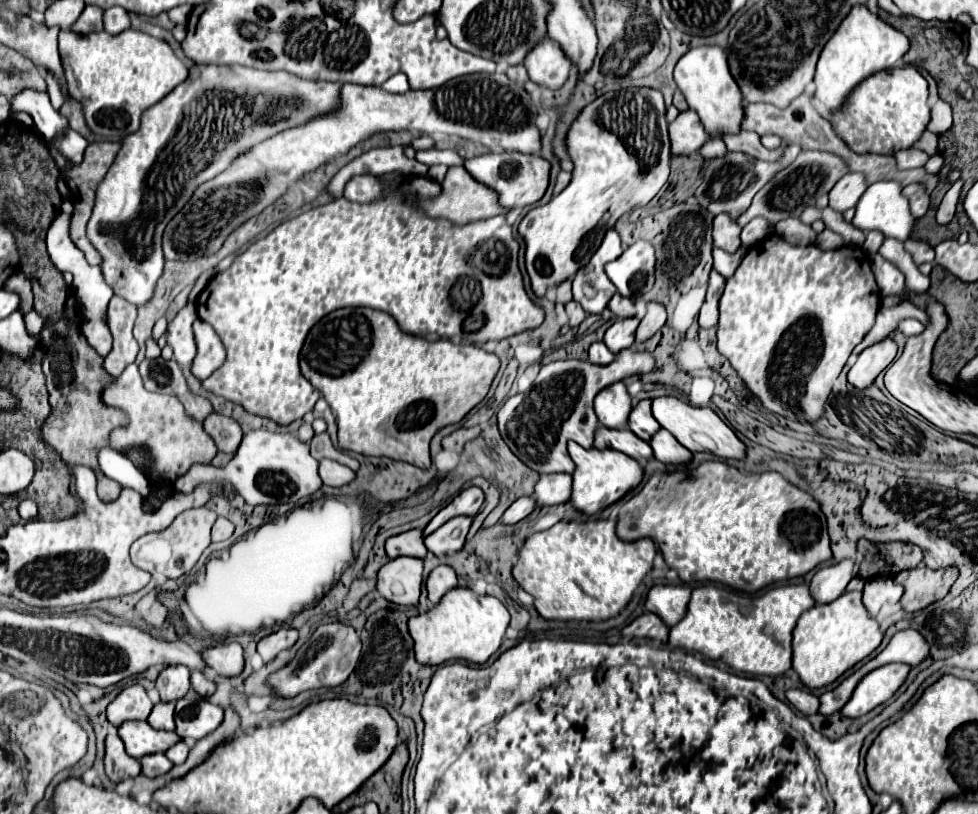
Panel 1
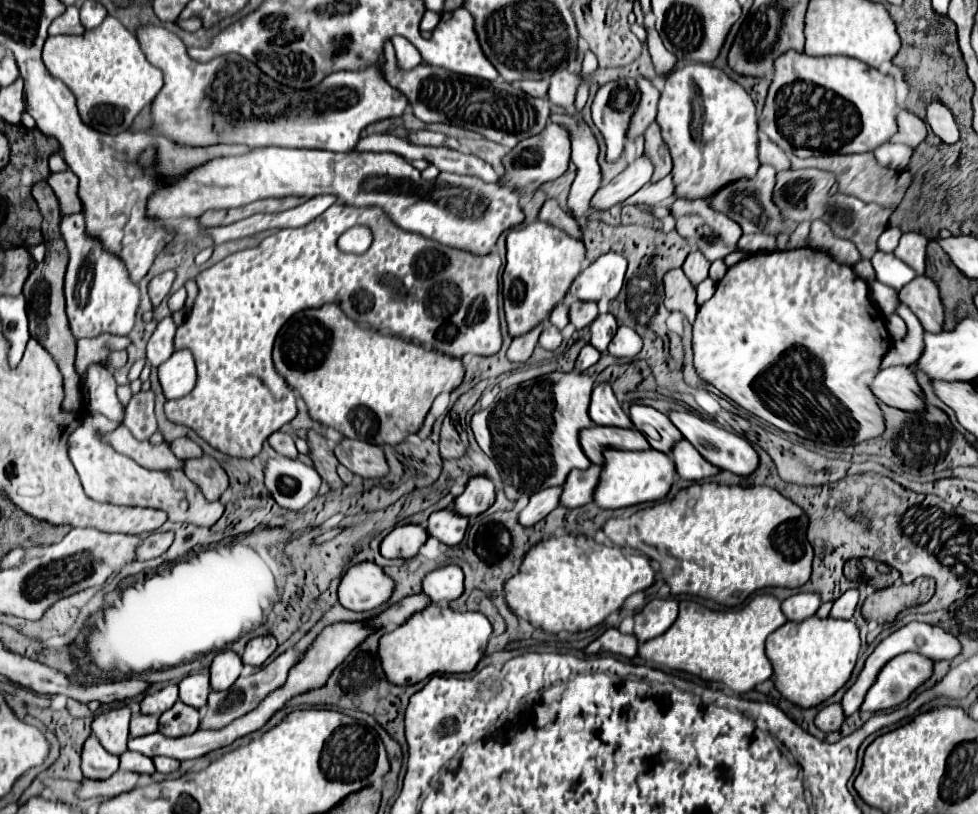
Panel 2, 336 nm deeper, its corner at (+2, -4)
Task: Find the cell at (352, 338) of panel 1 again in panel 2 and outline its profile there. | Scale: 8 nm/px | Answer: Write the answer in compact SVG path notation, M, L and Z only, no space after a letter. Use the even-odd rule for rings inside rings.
M330 303L320 309L304 309L292 315L274 341L272 359L276 371L304 399L314 421L332 427L350 439L362 439L374 445L398 445L410 433L418 433L436 395L456 389L464 379L464 365L460 359L426 351L414 343L422 345L416 339L400 339L362 329L350 321L338 305Z

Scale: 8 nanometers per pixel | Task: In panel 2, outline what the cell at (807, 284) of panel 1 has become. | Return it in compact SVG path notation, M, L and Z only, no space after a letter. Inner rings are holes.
M810 247L804 249L790 249L790 251L772 251L772 253L754 253L748 259L736 263L728 269L728 273L718 281L716 293L698 309L698 315L692 323L692 349L694 349L694 367L700 375L700 379L712 383L720 393L724 393L728 399L750 411L752 415L758 415L760 419L768 421L770 425L794 433L804 439L828 443L828 445L856 445L868 439L876 439L884 433L886 421L884 413L880 409L878 397L872 393L870 383L880 371L880 363L886 357L890 349L890 335L886 329L884 315L870 303L868 299L868 283L860 279L852 267L836 263L830 255L814 251Z

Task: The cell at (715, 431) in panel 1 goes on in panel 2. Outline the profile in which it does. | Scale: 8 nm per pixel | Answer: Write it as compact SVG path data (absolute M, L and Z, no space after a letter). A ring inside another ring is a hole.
M672 411L672 413L668 413L668 417L680 429L684 439L688 439L702 453L702 457L710 459L716 467L726 469L734 475L744 475L744 477L756 471L756 467L760 463L760 457L758 457L756 449L744 437L740 437L736 433L730 433L730 431L726 431L726 429L690 413L690 411Z

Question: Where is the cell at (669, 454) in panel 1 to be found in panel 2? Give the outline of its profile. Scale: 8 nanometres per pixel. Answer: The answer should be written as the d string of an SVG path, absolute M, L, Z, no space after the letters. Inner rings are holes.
M682 439L674 445L670 457L676 463L676 471L682 479L686 481L702 481L706 477L712 477L716 473L720 473L720 469L716 465L712 465L710 461L706 461L690 441Z

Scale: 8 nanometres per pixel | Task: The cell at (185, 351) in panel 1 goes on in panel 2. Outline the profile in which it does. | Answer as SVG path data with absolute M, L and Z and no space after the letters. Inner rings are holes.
M166 317L158 323L154 335L148 341L148 363L152 367L158 367L174 353L174 343L172 343L174 333L176 333L176 325L172 317Z

